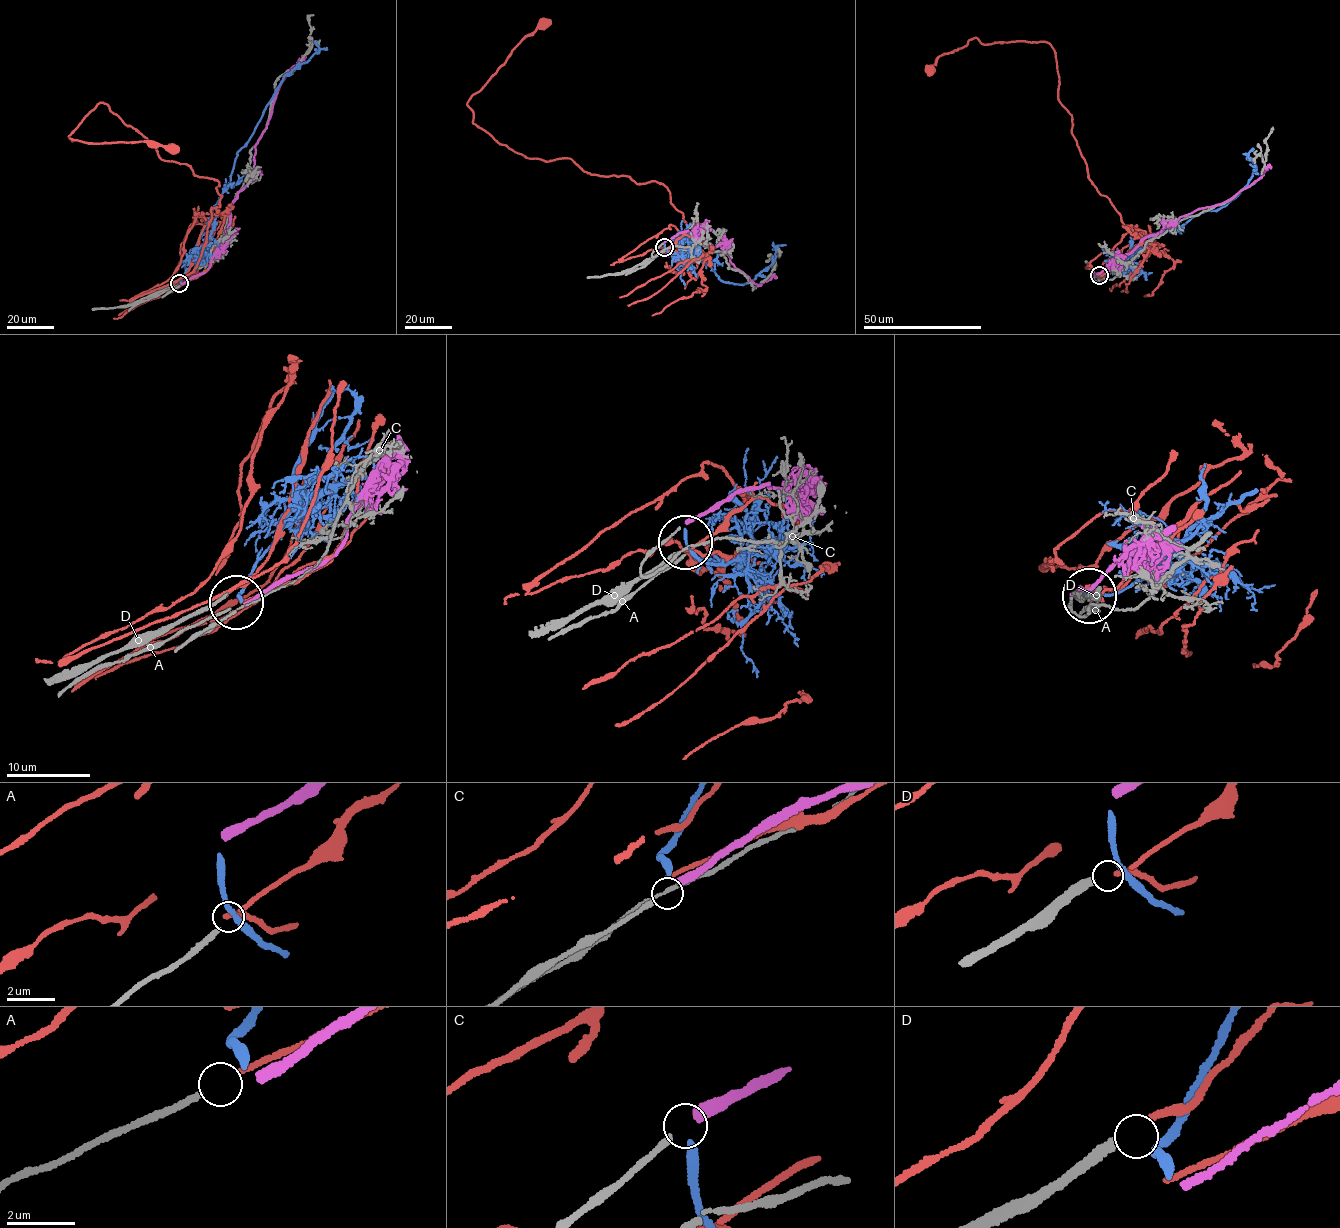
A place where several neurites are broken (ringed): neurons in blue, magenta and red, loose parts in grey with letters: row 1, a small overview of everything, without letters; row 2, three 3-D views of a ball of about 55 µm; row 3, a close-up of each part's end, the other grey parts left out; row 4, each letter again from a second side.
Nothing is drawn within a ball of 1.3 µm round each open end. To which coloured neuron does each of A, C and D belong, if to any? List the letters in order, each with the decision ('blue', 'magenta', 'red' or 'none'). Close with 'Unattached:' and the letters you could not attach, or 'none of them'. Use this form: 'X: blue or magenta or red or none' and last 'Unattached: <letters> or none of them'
A: red
C: none
D: none
Unattached: C, D

